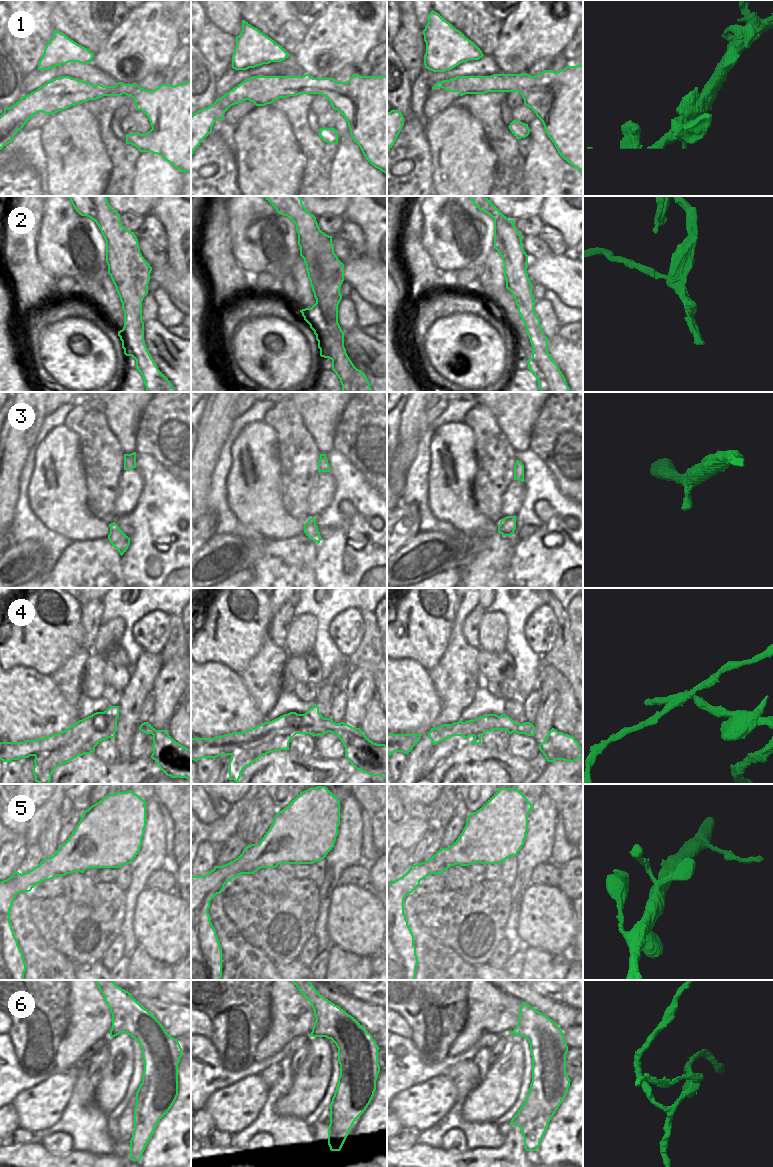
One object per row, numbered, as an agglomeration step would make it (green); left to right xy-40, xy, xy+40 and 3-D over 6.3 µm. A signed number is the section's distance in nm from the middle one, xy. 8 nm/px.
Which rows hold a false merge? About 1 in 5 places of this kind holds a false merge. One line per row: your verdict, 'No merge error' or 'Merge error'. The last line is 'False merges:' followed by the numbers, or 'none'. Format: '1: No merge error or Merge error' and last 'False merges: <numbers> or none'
1: No merge error
2: Merge error
3: No merge error
4: Merge error
5: No merge error
6: Merge error
False merges: 2, 4, 6

